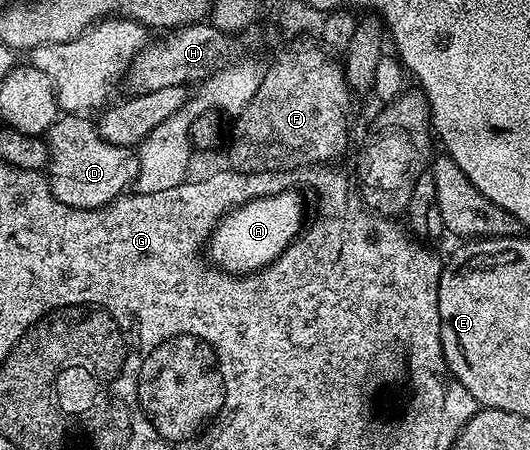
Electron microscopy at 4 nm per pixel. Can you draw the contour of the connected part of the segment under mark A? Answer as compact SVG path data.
M291 190L278 192L258 200L233 207L210 233L208 260L224 272L243 274L256 272L271 264L293 240L299 239L304 228L302 200Z

